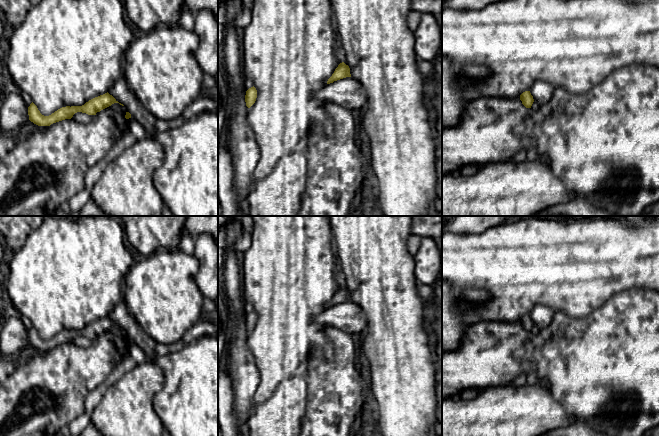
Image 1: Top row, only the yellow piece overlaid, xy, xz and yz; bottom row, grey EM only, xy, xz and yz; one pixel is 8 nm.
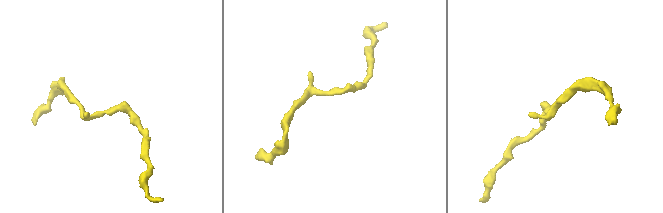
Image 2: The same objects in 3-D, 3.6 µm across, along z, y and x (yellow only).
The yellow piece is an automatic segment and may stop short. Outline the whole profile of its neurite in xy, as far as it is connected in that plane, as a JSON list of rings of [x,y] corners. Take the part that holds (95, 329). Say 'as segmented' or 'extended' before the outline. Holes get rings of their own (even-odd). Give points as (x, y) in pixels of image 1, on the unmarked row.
as segmented; [[[108,316],[95,321],[82,330],[66,330],[58,333],[49,340],[44,340],[40,337],[37,330],[32,326],[28,331],[29,344],[38,350],[50,350],[53,347],[71,343],[77,336],[86,337],[88,339],[96,339],[97,336],[111,330],[114,327],[119,327]]]

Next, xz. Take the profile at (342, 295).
as segmented; [[[344,286],[340,287],[338,291],[335,293],[332,300],[328,303],[327,308],[333,307],[334,305],[351,301],[350,292]]]

